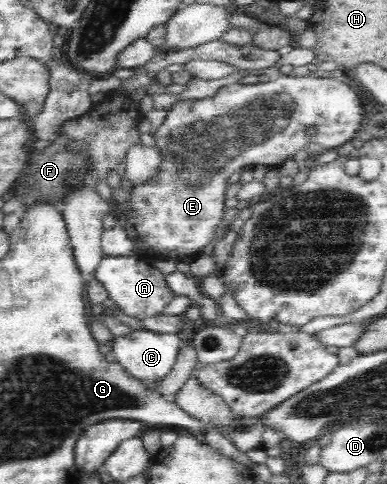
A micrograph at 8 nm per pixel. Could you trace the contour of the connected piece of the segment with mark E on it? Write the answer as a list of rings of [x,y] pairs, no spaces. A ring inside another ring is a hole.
[[[312,73],[307,76],[298,75],[282,75],[276,79],[276,81],[269,81],[268,83],[256,83],[256,85],[241,85],[240,83],[234,83],[233,85],[228,85],[218,89],[218,92],[213,97],[208,97],[202,100],[188,100],[188,101],[177,101],[170,107],[167,111],[167,115],[163,123],[156,128],[154,139],[156,147],[161,153],[162,161],[160,169],[158,169],[158,175],[156,178],[151,178],[150,181],[146,181],[144,185],[134,185],[130,195],[129,202],[127,203],[129,209],[126,212],[126,208],[122,207],[122,204],[116,203],[116,208],[122,211],[122,215],[125,215],[124,223],[133,223],[134,230],[138,235],[139,240],[150,245],[152,252],[164,253],[164,255],[169,255],[171,258],[176,258],[177,261],[187,261],[190,262],[198,255],[201,255],[202,248],[210,242],[214,242],[216,239],[216,230],[218,225],[224,223],[223,213],[225,212],[224,207],[224,191],[228,187],[228,177],[232,173],[242,172],[242,167],[244,165],[265,165],[271,168],[277,168],[282,161],[286,159],[293,159],[294,154],[298,153],[300,149],[304,149],[306,145],[310,142],[315,142],[324,147],[324,149],[336,149],[340,145],[352,141],[354,136],[359,135],[358,130],[360,125],[362,125],[362,119],[364,119],[364,109],[362,108],[362,103],[360,97],[356,94],[354,89],[346,85],[344,81],[340,81],[335,78],[325,78],[323,76],[315,75]],[[315,126],[317,132],[309,138],[306,136],[306,127]]]

